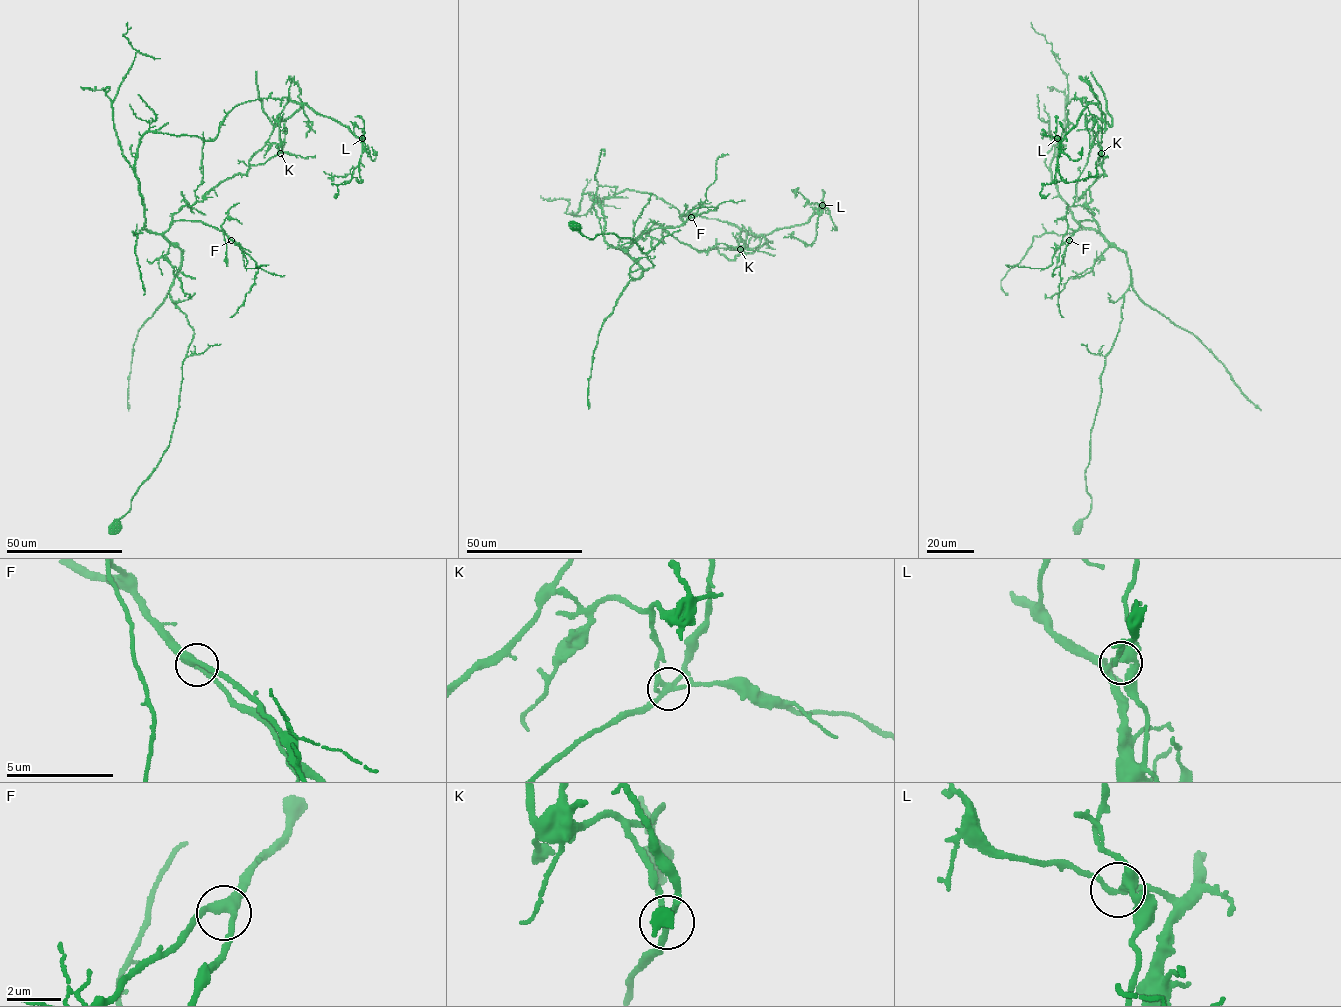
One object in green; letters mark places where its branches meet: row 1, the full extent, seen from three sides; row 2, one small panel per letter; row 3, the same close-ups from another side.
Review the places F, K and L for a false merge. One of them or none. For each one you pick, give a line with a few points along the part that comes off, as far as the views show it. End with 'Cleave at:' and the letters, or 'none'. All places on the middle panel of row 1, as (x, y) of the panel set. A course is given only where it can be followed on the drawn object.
K: Course of the part to remove: (740, 249), (737, 233), (739, 245), (753, 253), (766, 235), (805, 224), (822, 207), (811, 246), (783, 237)
Cleave at: K

